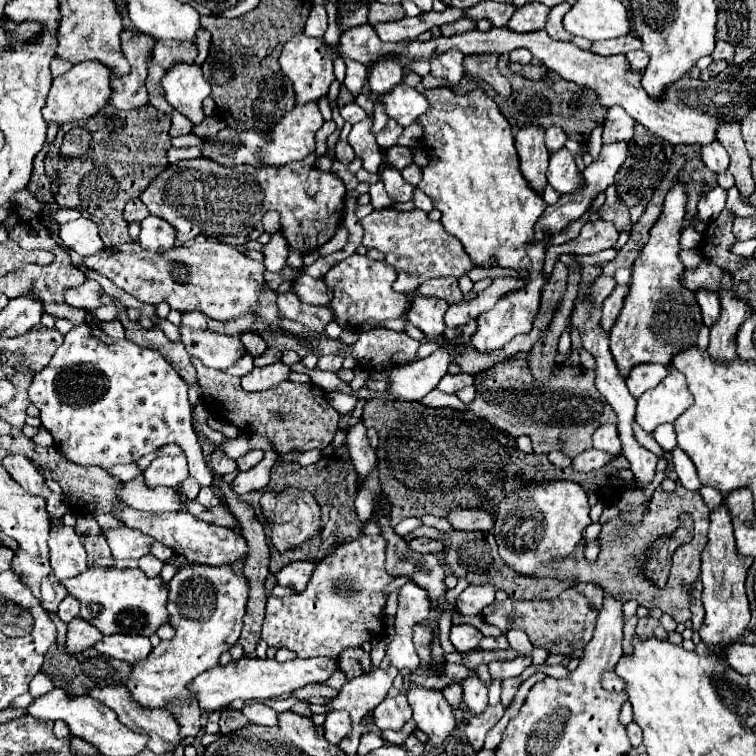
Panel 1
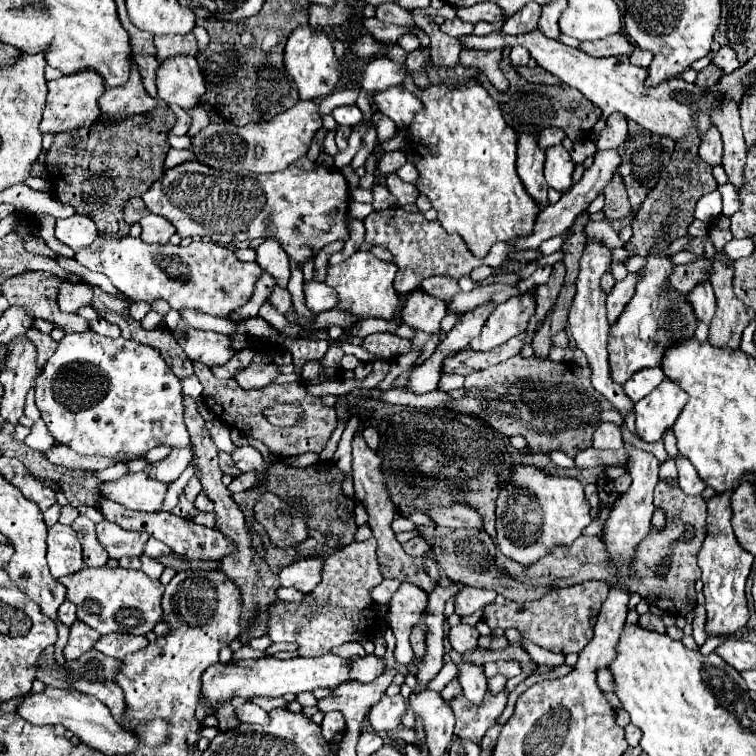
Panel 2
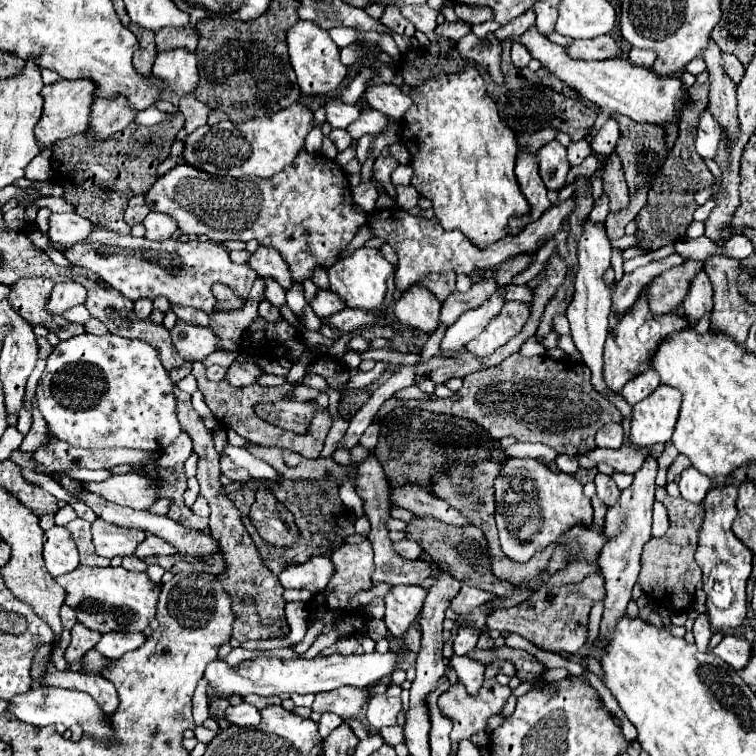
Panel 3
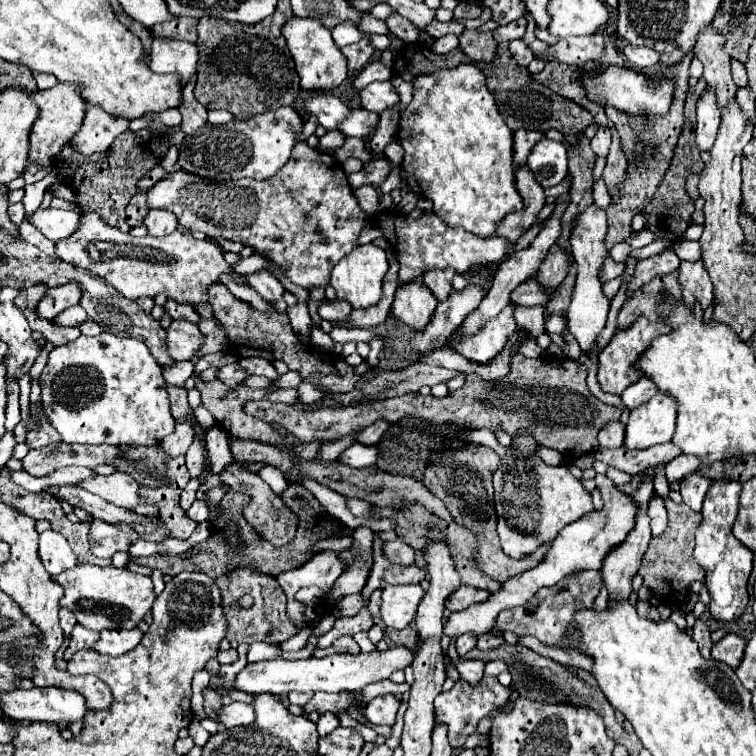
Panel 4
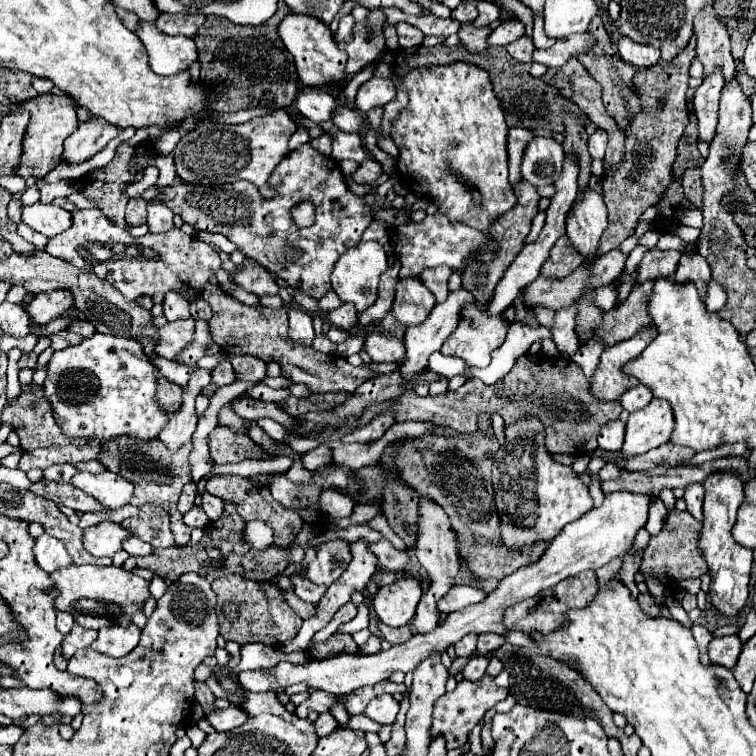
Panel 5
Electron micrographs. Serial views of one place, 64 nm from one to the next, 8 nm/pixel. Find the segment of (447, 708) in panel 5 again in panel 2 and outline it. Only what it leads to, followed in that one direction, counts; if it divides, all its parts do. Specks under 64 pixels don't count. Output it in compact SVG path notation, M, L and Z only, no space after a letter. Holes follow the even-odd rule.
M506 688L496 696L486 692L486 698L482 700L482 706L474 706L474 704L466 702L464 694L454 696L448 702L448 706L452 708L454 718L456 718L454 736L472 740L474 744L480 744L484 732L490 726L494 726L496 718L502 714L502 710L506 706L506 700L508 700L508 690Z

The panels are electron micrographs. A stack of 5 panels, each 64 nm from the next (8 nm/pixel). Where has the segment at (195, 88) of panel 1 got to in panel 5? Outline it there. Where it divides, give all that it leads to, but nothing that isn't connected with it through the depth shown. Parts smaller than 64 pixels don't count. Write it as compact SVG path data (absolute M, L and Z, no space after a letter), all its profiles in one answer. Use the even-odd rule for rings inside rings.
M156 20L140 22L136 36L142 40L142 46L150 56L150 68L156 74L172 76L176 72L188 70L188 66L198 58L192 38L162 34L156 28Z

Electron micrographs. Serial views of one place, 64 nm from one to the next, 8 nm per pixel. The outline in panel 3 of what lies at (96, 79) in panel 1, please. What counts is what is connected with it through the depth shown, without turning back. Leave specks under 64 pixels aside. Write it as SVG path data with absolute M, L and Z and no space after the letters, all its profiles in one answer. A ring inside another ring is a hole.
M58 80L58 82L42 88L44 110L42 110L42 116L34 128L34 136L38 138L40 152L52 150L60 140L70 138L70 136L84 132L88 128L90 106L94 102L92 94L94 94L94 84L90 80Z

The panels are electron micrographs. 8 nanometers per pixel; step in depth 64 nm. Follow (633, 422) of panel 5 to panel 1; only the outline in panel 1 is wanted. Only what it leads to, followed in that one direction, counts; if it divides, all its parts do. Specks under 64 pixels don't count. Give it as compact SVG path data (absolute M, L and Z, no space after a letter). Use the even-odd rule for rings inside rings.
M668 370L668 376L656 388L638 398L636 422L646 434L652 434L658 424L674 422L690 404L692 394L686 388L684 374Z

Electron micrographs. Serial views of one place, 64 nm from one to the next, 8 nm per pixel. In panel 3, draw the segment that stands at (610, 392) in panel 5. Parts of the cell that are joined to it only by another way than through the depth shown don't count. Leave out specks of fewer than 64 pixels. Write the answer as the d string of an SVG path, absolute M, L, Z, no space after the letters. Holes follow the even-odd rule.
M640 296L636 300L634 308L620 318L618 326L606 338L606 348L604 348L604 382L606 382L606 386L614 392L620 392L628 380L636 378L638 374L642 374L650 368L650 358L652 358L654 350L658 348L658 344L662 342L662 338L668 336L670 332L678 332L686 326L688 326L686 316L682 316L678 312L664 314L664 316L652 316L648 310L646 298Z

